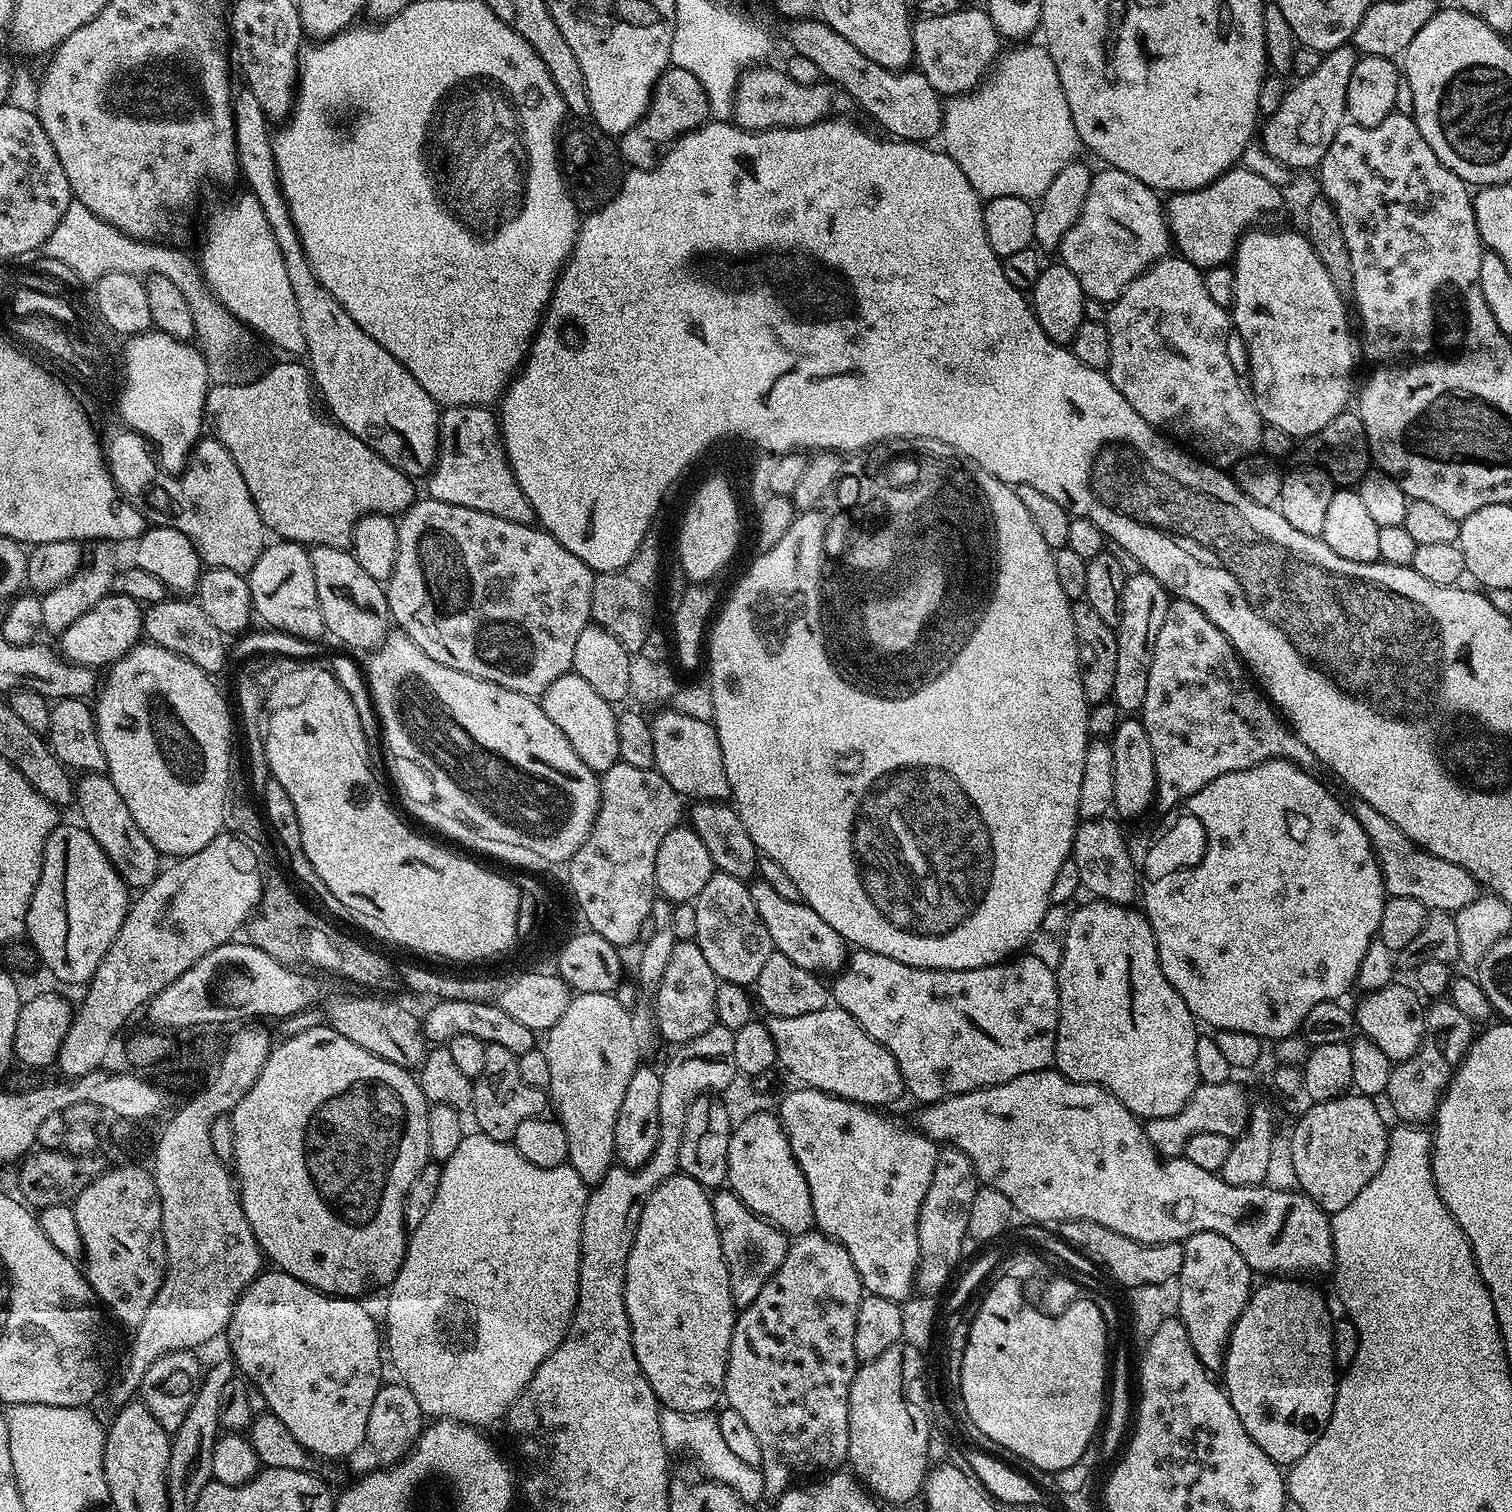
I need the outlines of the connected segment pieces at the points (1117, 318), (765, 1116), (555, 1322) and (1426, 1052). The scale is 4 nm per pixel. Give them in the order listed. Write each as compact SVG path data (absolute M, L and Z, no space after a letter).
M1176 254L1169 255L1163 260L1157 260L1155 264L1149 266L1147 272L1143 272L1138 278L1134 278L1134 282L1125 286L1123 294L1117 300L1112 301L1106 323L1110 334L1110 362L1106 369L1107 378L1116 387L1118 394L1122 394L1122 398L1126 398L1126 402L1130 402L1130 406L1134 406L1134 410L1138 410L1138 414L1146 418L1146 422L1153 424L1157 430L1167 429L1177 441L1187 445L1197 457L1225 470L1231 469L1238 461L1244 459L1245 456L1253 455L1259 449L1262 431L1260 411L1256 408L1256 401L1250 395L1249 389L1245 385L1244 388L1240 385L1240 376L1236 373L1231 358L1228 357L1230 312L1229 309L1218 306L1218 302L1210 299L1210 294L1206 291L1204 272L1201 269Z
M761 1110L735 1125L730 1138L727 1187L754 1214L779 1228L785 1236L795 1238L813 1231L814 1206L806 1174L790 1150L790 1142L780 1125L779 1115Z
M479 1130L465 1134L462 1142L458 1142L458 1150L454 1150L454 1154L450 1154L450 1158L443 1161L438 1194L434 1194L434 1203L430 1205L426 1218L422 1218L422 1223L411 1229L407 1237L402 1266L394 1282L386 1289L388 1301L384 1304L384 1320L382 1316L382 1324L386 1329L387 1359L388 1356L392 1359L392 1364L400 1375L397 1377L409 1388L411 1394L414 1394L415 1401L425 1417L457 1420L473 1426L494 1423L499 1416L501 1419L512 1403L520 1397L538 1366L542 1366L544 1359L564 1341L578 1302L582 1214L586 1210L589 1191L589 1185L584 1184L582 1178L578 1178L571 1164L565 1162L553 1168L534 1166L534 1162L526 1162L526 1158L518 1154L515 1144L495 1140Z
M1436 998L1427 1005L1424 1014L1424 1037L1418 1050L1410 1058L1399 1061L1390 1074L1384 1096L1392 1107L1397 1121L1424 1126L1435 1117L1436 1107L1439 1106L1452 1075L1464 1061L1464 1055L1474 1039L1474 1021L1466 1018L1454 1006L1451 999Z

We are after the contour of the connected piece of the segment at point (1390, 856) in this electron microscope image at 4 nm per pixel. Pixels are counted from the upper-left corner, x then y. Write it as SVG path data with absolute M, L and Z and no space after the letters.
M1357 799L1351 805L1352 813L1358 818L1362 830L1366 830L1366 838L1370 838L1372 853L1380 863L1380 873L1384 879L1384 891L1388 896L1415 898L1432 912L1450 912L1455 914L1462 906L1470 906L1481 896L1479 882L1470 874L1470 870L1462 870L1462 866L1454 866L1454 862L1446 862L1446 858L1438 858L1425 848L1420 848L1390 818L1378 814L1374 806L1365 800Z

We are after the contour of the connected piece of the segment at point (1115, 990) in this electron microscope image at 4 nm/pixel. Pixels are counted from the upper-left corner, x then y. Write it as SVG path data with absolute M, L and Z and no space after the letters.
M1092 898L1089 901L1089 904L1082 905L1080 909L1077 907L1073 911L1064 939L1062 962L1060 967L1055 969L1056 985L1060 995L1060 1021L1056 1029L1055 1067L1067 1080L1077 1080L1083 1084L1096 1084L1098 1087L1106 1089L1110 1094L1114 1094L1114 1098L1118 1098L1118 1102L1122 1102L1122 1106L1126 1106L1126 1110L1130 1110L1141 1121L1170 1118L1174 1114L1178 1114L1178 1110L1182 1110L1182 1106L1186 1106L1190 1094L1194 1094L1194 1090L1200 1084L1198 1062L1194 1062L1198 1021L1186 1006L1186 1002L1182 1002L1178 990L1174 990L1174 986L1170 986L1166 974L1162 974L1154 930L1143 911L1136 909L1135 912L1135 907L1112 904L1109 900Z

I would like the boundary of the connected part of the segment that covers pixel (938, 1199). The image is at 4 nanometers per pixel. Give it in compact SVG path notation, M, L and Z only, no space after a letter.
M951 1146L941 1147L936 1153L930 1190L926 1190L926 1198L918 1214L920 1261L916 1267L915 1287L921 1293L936 1294L948 1279L953 1279L952 1271L964 1252L964 1240L968 1236L968 1215L977 1187L978 1177L974 1162L970 1162L970 1158L962 1154L962 1150Z

